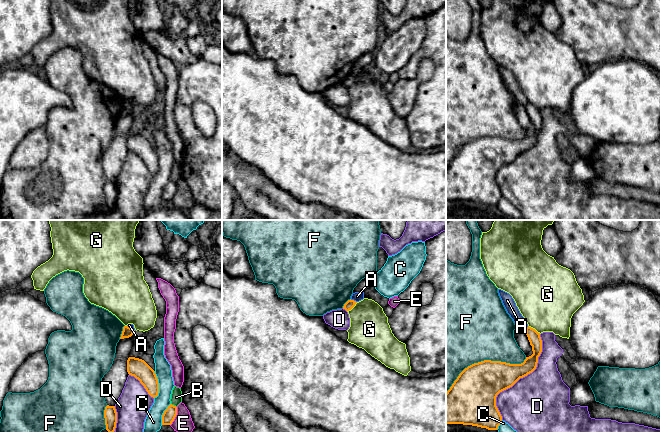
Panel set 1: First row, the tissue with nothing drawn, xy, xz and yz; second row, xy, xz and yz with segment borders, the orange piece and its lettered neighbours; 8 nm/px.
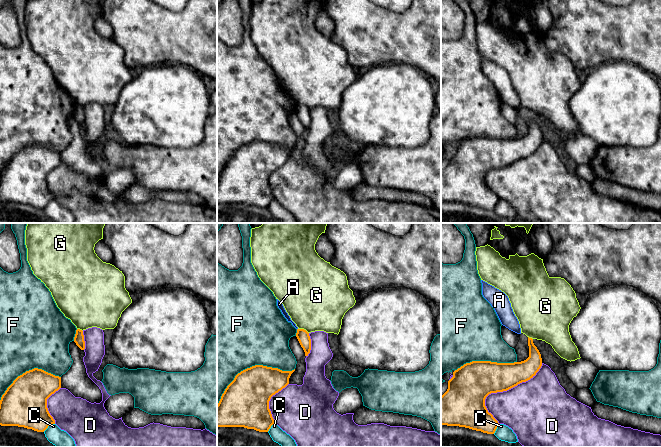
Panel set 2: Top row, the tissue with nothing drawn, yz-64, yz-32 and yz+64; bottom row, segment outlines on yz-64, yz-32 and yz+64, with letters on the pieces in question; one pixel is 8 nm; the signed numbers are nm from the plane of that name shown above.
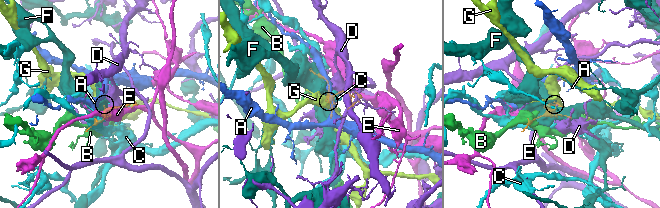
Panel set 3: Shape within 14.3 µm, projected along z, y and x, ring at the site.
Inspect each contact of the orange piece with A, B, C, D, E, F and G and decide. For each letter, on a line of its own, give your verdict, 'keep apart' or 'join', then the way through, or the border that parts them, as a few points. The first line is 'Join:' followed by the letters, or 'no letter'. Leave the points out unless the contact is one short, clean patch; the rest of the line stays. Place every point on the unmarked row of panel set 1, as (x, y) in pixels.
Join: no letter
A: keep apart; border xz (350, 75), (356, 78)
B: keep apart
C: keep apart
D: keep apart
E: keep apart
F: keep apart
G: keep apart; border yz (528, 101), (540, 109)

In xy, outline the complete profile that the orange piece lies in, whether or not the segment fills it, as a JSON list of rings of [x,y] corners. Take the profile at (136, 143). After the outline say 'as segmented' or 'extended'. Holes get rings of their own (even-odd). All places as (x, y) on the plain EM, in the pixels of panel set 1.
[[[129,133],[127,148],[144,162],[148,170],[155,174],[159,169],[159,159],[155,147],[142,135]]]; as segmented

